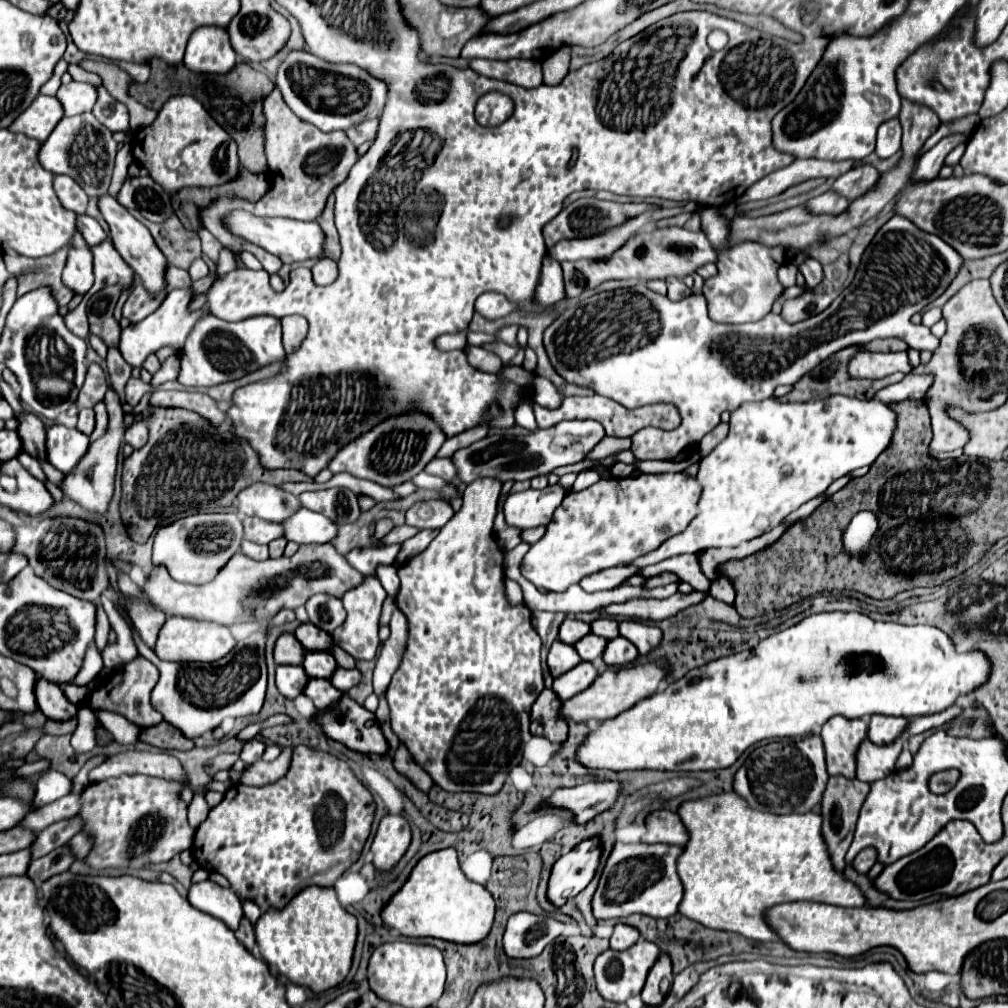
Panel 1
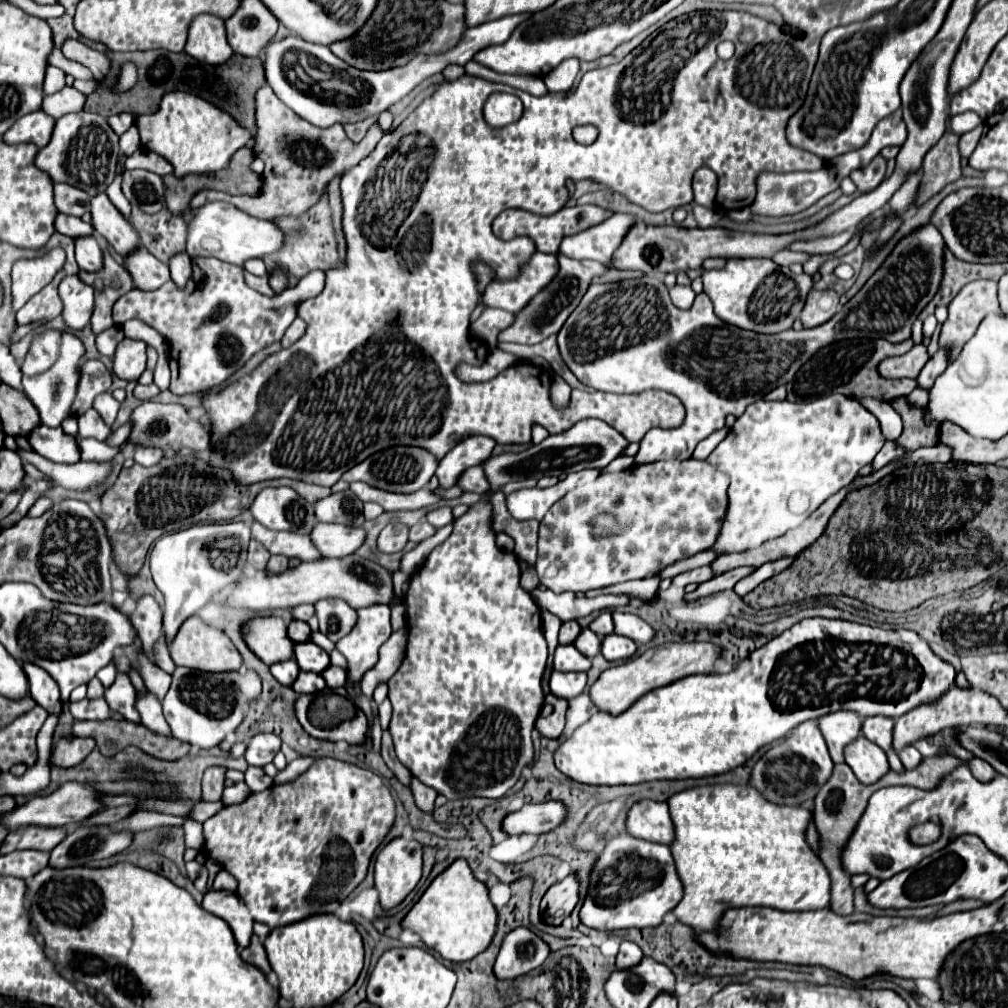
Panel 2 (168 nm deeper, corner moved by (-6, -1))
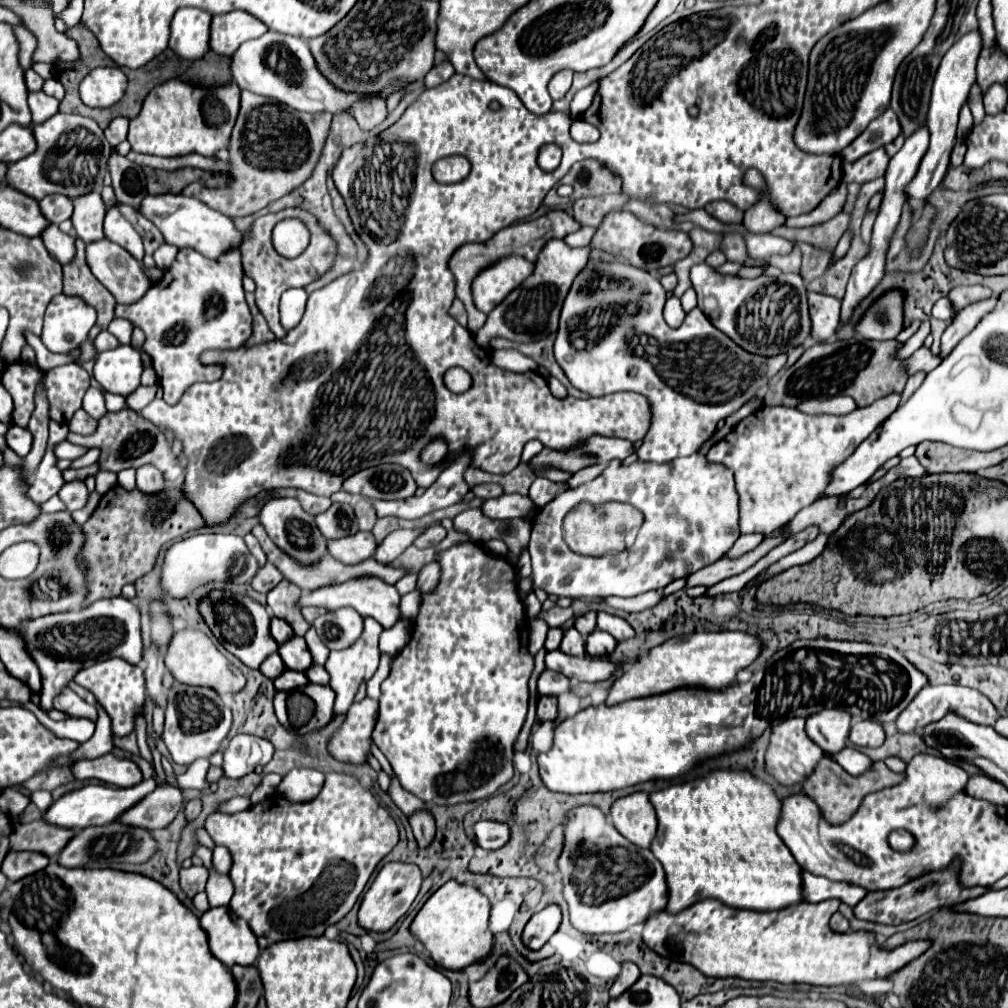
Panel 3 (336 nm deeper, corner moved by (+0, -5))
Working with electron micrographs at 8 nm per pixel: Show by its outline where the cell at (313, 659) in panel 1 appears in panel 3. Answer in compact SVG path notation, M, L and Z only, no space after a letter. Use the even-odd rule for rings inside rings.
M304 637L288 639L284 645L280 645L278 653L280 653L282 661L286 663L286 667L292 671L308 671L308 667L312 667L312 663L314 663Z

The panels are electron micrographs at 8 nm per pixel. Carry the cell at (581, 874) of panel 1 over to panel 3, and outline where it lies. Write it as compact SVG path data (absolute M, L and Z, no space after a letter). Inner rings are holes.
M554 903L534 913L522 933L524 945L528 945L530 949L540 949L558 931L560 921L562 921L562 913L560 913L560 907Z

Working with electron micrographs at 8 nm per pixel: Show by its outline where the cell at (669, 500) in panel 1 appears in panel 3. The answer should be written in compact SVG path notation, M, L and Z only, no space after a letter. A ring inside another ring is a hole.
M694 453L672 463L636 461L628 467L608 469L588 485L566 489L552 503L542 507L532 519L530 557L534 587L556 597L602 599L608 595L634 597L650 589L662 589L670 581L686 577L718 561L740 537L738 499L734 475L728 467L708 463L704 455ZM580 503L628 503L644 513L644 523L630 549L620 557L586 557L574 553L562 537L564 517Z

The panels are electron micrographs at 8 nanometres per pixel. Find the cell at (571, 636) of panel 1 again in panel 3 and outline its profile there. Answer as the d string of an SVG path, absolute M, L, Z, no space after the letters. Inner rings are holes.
M550 629L550 631L548 631L548 637L546 637L544 647L546 647L548 651L558 649L558 647L560 647L560 643L562 643L562 637L564 637L564 629Z

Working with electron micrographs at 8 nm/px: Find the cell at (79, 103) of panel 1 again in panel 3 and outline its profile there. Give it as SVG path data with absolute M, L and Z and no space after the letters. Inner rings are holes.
M42 91L30 93L28 95L28 105L30 105L30 111L32 111L32 123L34 125L44 123L44 119L50 119L60 109L60 101L56 97L50 97L50 95L42 93Z

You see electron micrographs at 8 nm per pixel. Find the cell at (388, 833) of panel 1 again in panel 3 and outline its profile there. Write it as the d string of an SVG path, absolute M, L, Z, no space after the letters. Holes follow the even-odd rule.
M390 861L384 863L374 879L374 883L370 885L370 889L366 891L360 911L358 911L358 923L360 927L364 927L366 931L388 931L412 905L412 901L416 899L418 891L422 885L422 873L418 869L418 865L414 863L404 863L404 861Z

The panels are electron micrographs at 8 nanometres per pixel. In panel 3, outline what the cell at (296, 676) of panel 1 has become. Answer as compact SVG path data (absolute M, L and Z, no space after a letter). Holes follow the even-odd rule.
M278 653L270 655L270 657L260 665L260 671L262 671L264 675L268 675L268 679L276 679L278 675L282 675L284 669L286 669L286 667L284 667L284 661L280 659Z

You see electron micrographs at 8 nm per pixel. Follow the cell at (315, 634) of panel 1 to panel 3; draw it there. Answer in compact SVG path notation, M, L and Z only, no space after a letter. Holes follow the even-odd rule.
M274 617L272 619L272 623L270 623L270 633L272 633L272 637L276 639L276 643L286 643L286 639L292 639L294 637L294 631L292 631L292 627L284 621L284 619L278 619L278 617Z

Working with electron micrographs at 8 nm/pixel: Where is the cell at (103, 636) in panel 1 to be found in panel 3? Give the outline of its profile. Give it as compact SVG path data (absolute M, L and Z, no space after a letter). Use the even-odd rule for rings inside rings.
M98 703L96 705L98 709L98 721L96 721L96 731L94 735L80 745L80 749L70 755L70 757L60 757L58 759L58 765L70 765L74 763L76 759L92 759L92 757L100 757L100 755L106 755L114 749L112 745L112 729L110 729L110 717L108 713L104 711L104 707Z

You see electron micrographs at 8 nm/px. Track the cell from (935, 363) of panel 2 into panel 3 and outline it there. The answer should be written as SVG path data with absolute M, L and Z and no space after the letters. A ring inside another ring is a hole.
M990 297L990 299L984 299L980 303L972 303L968 305L966 309L962 309L956 319L950 323L950 327L942 333L942 339L940 339L940 359L944 359L976 325L978 321L996 305L998 297Z

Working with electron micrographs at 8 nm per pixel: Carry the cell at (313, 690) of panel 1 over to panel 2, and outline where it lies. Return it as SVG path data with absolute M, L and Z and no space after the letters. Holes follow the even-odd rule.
M300 671L298 679L292 683L292 689L294 689L298 695L302 695L302 693L312 695L312 693L322 691L324 687L326 687L326 683L324 683L322 675L318 675L318 673L306 673L306 671Z

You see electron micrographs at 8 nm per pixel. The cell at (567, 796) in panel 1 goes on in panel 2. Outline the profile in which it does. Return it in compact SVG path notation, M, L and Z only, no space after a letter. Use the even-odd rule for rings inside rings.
M556 801L540 803L540 805L524 805L522 809L508 813L502 819L502 831L508 835L524 835L524 833L548 833L566 817L566 807Z

